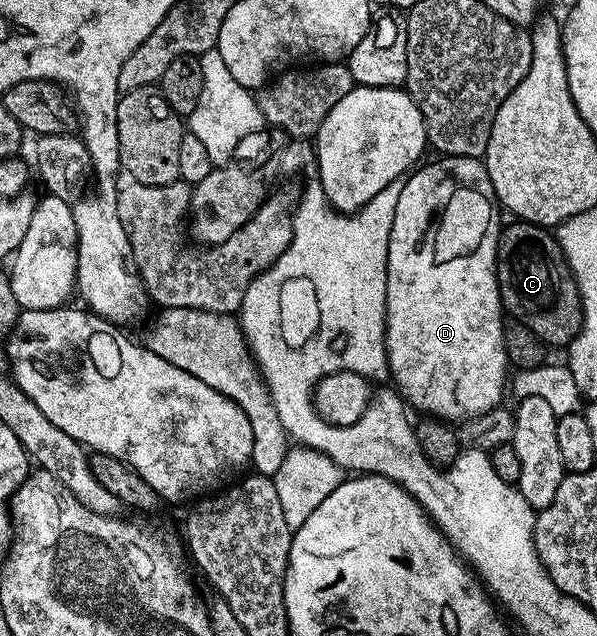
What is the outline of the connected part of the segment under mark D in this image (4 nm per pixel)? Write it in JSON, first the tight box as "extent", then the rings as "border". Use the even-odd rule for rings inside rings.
{"extent":[386,159,508,422],"border":[[[434,159],[438,160],[407,175],[406,185],[396,192],[396,218],[392,218],[386,271],[386,363],[390,365],[393,387],[415,413],[465,422],[499,407],[502,395],[508,392],[507,321],[498,289],[500,205],[481,159]]]}

